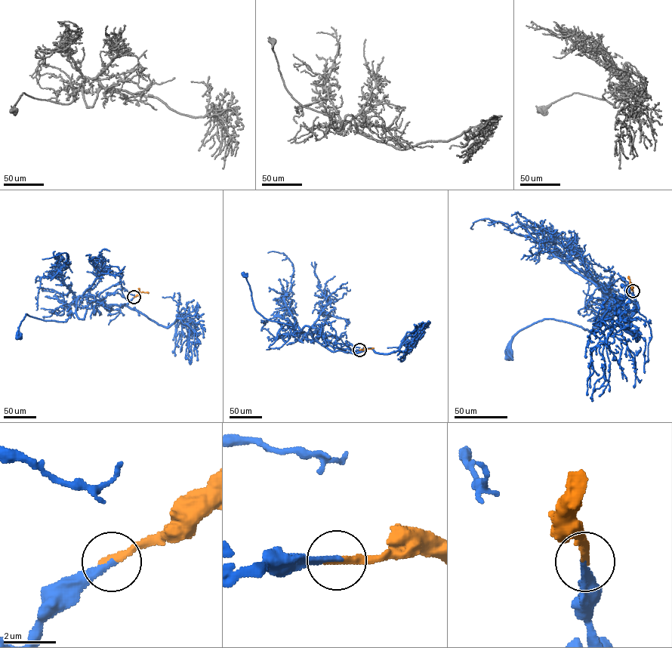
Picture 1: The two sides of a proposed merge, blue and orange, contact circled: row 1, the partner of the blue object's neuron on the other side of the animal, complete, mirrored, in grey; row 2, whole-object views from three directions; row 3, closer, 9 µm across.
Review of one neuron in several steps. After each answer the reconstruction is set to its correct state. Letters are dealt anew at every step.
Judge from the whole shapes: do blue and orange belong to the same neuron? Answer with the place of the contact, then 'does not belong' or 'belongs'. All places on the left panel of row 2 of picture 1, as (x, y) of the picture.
place (134, 297); belongs

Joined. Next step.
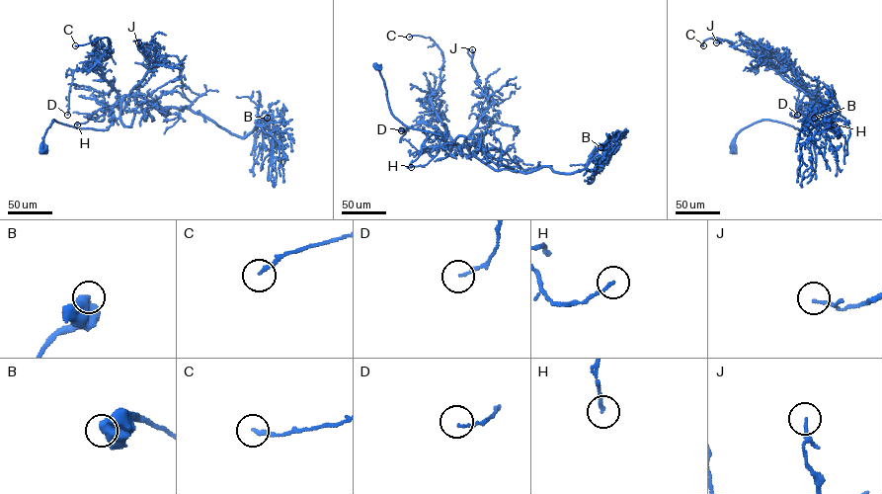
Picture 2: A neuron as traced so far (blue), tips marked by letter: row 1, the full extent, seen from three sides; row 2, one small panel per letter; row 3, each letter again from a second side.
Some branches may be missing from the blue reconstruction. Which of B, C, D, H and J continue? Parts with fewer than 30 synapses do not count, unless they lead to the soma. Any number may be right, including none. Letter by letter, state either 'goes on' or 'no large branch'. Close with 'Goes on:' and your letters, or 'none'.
B: no large branch
C: no large branch
D: no large branch
H: no large branch
J: goes on
Goes on: J

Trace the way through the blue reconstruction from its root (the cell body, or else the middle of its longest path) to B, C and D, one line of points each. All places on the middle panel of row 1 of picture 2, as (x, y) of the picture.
B: (376, 67), (390, 111), (404, 124), (467, 147), (495, 169), (549, 166), (572, 173), (601, 147)
C: (376, 67), (394, 116), (454, 144), (432, 102), (440, 84), (441, 51), (430, 38), (409, 37)
D: (376, 67), (394, 116), (405, 125), (440, 134), (454, 144), (430, 124), (418, 123), (401, 130)

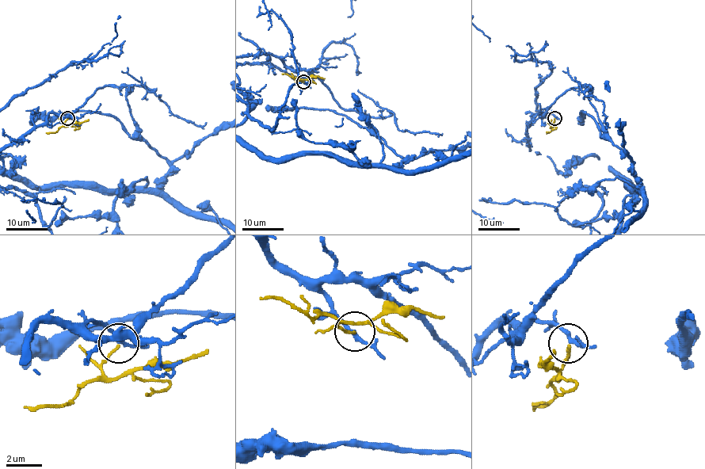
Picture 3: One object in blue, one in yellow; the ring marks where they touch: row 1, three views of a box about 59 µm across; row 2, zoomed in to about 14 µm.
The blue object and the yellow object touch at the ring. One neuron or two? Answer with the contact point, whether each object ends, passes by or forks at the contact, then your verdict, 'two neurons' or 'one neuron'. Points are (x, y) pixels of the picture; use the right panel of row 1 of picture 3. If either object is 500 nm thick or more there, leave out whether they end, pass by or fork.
(554, 118) | blue passes by | yellow ends | two neurons

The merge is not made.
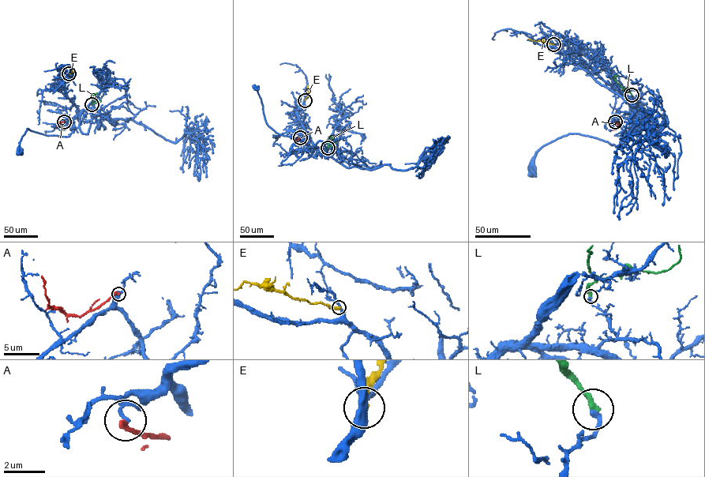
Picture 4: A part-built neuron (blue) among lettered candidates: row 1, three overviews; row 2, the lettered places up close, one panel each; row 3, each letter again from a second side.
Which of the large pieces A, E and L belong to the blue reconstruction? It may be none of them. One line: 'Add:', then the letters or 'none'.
Add: none

